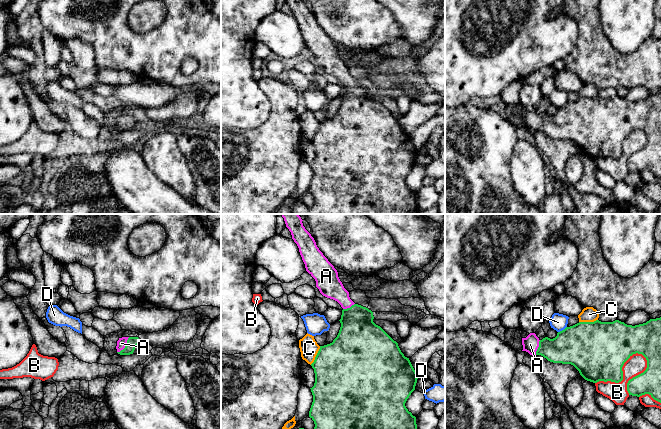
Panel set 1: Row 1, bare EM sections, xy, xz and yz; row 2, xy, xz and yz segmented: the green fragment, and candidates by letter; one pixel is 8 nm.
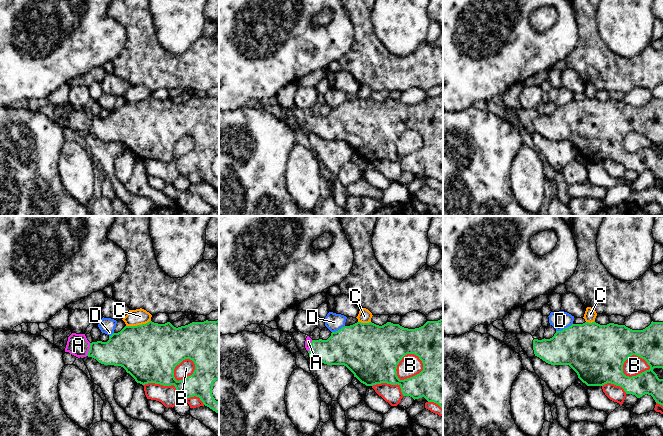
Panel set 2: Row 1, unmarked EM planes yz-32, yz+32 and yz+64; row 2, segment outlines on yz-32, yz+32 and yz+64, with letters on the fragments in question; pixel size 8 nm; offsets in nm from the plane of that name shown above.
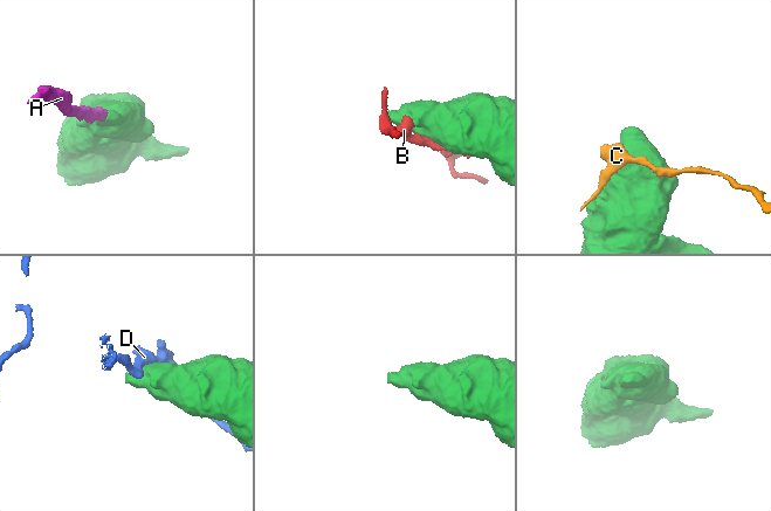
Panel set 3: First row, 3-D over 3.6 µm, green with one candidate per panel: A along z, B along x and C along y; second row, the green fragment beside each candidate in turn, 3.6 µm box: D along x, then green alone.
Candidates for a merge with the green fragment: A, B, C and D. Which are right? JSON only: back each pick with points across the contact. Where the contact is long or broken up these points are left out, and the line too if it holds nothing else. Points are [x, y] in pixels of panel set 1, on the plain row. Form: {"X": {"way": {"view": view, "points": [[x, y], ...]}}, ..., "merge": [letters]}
{"A": {"way": {"view": "xy", "points": [[132, 118], [125, 122], [121, 119]]}}, "merge": ["A"]}

